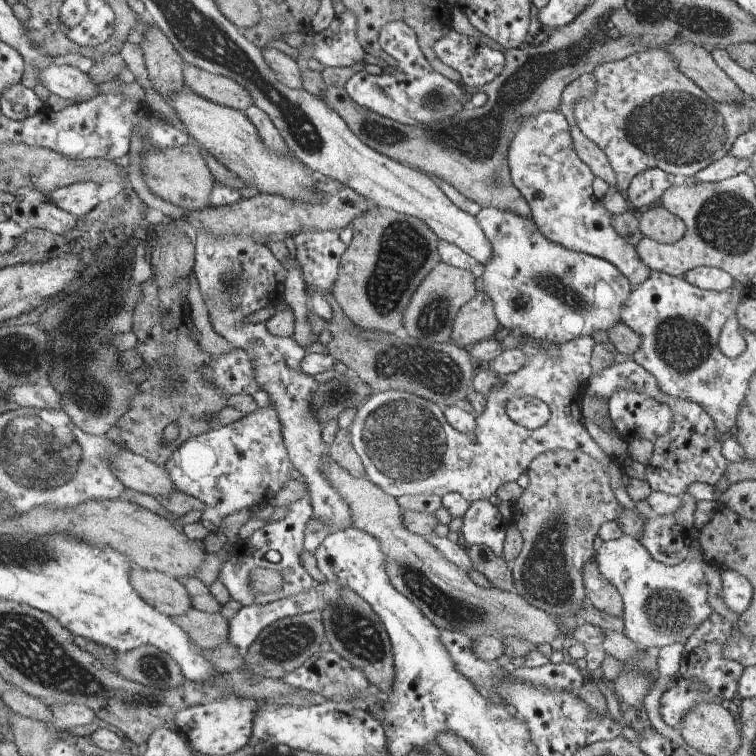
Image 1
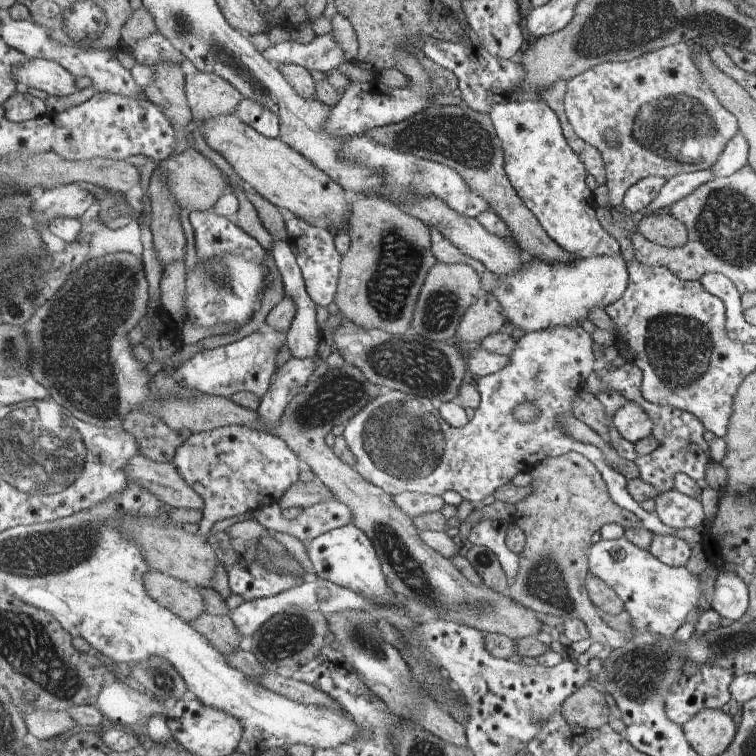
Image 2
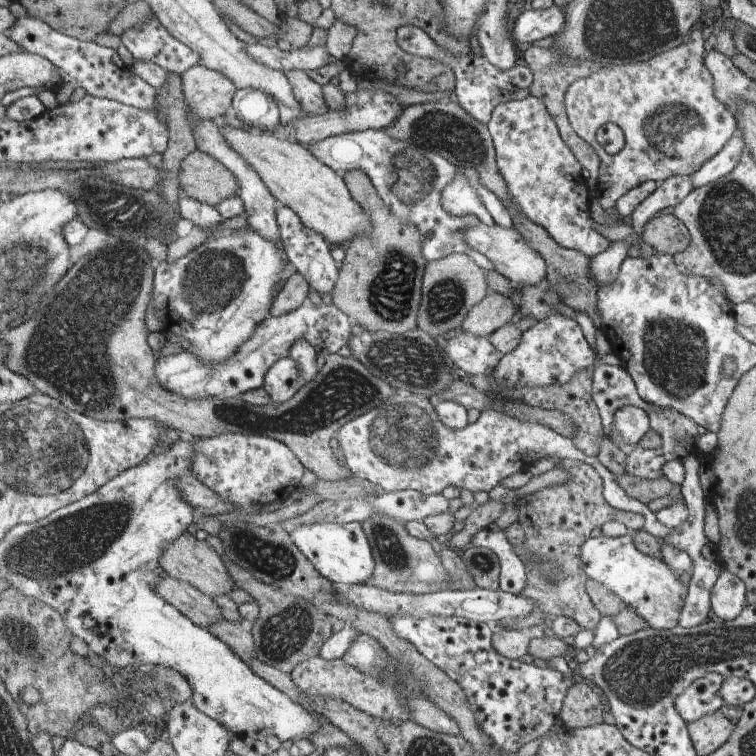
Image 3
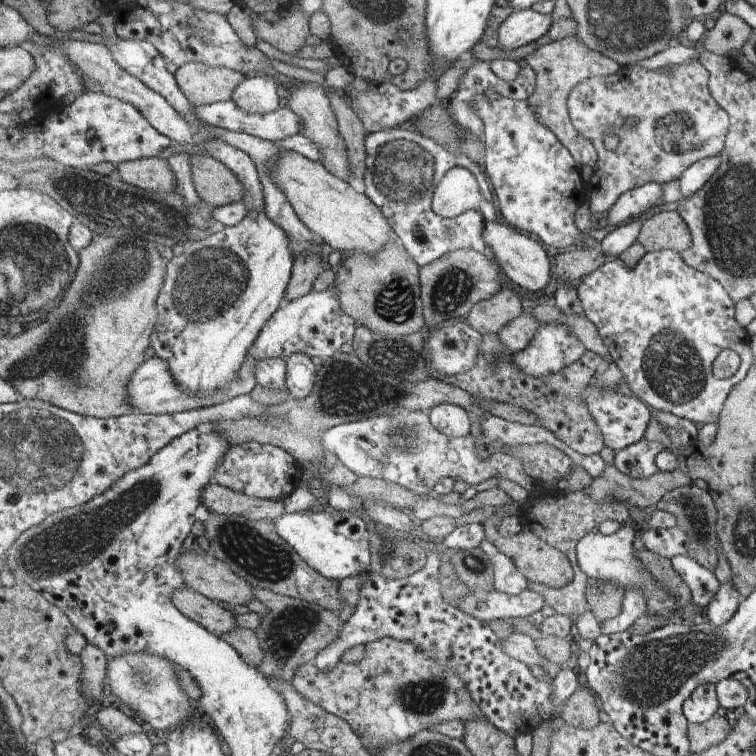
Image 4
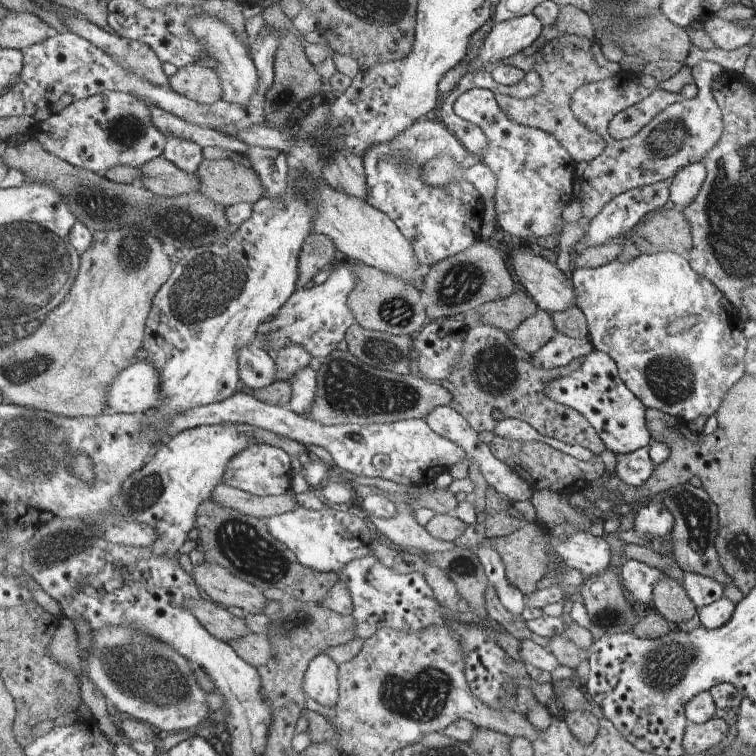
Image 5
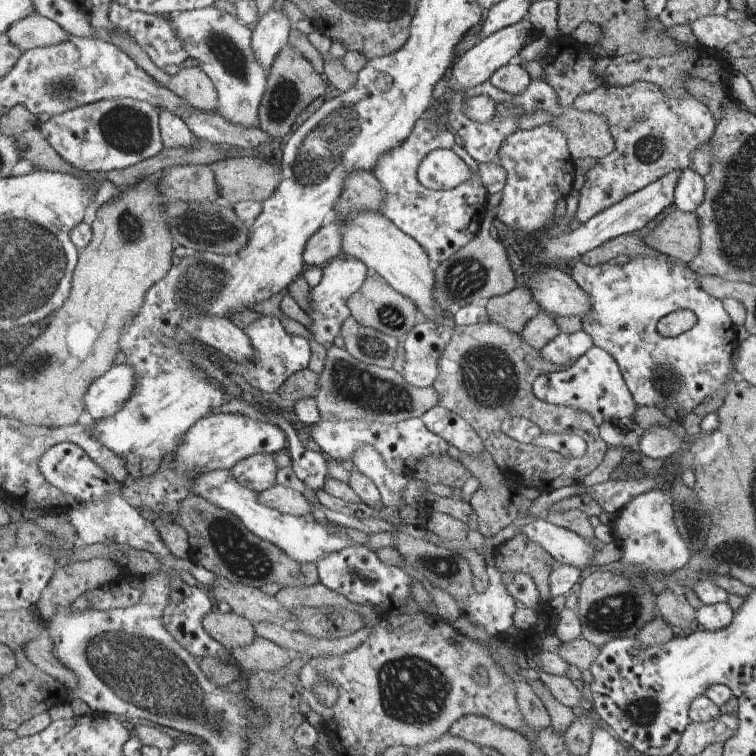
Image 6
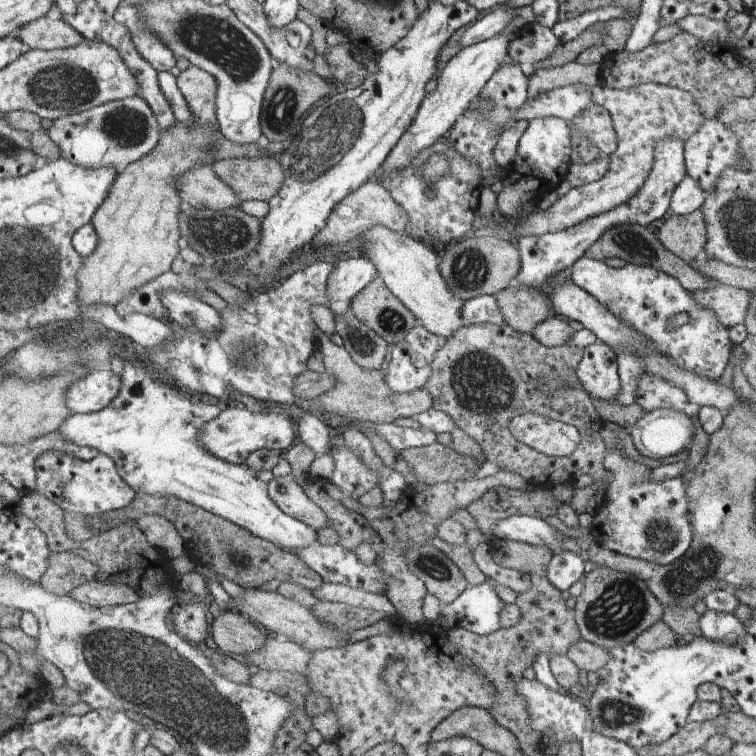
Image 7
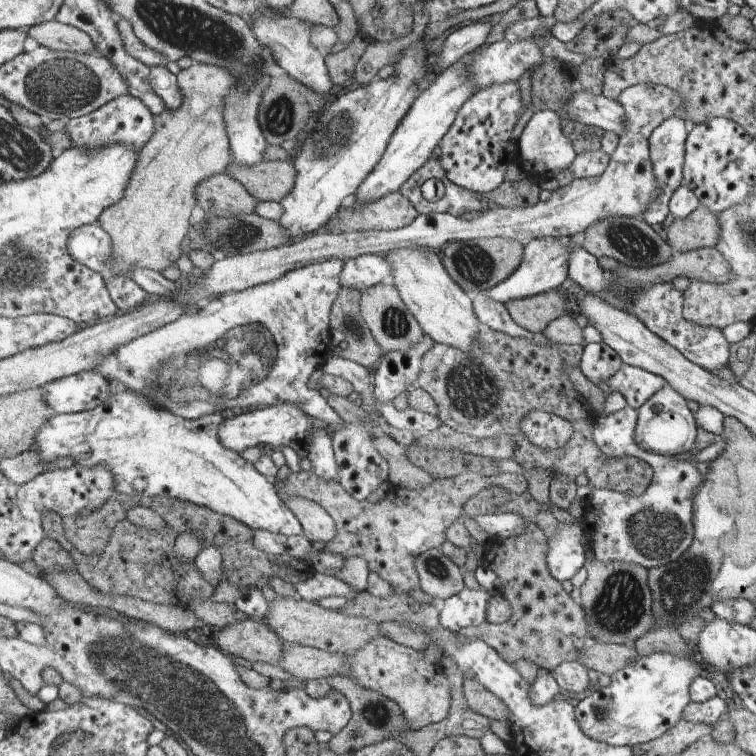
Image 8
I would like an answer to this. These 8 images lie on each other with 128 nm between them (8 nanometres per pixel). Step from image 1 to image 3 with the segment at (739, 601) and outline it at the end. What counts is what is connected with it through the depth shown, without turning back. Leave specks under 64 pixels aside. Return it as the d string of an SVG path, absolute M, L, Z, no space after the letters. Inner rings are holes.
M721 569L710 590L710 612L723 621L733 620L747 604L746 592L737 575Z

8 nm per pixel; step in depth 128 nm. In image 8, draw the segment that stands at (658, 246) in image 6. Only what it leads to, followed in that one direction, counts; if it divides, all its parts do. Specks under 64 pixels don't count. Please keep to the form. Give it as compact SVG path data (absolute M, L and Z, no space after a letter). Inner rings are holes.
M706 208L694 209L686 218L675 219L667 229L672 252L687 253L715 247L720 238L720 220Z

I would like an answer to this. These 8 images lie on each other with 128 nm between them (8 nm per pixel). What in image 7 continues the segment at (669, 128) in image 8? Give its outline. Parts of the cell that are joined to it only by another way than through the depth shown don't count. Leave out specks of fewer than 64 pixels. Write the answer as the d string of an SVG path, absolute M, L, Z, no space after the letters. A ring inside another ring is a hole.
M669 136L665 140L659 140L655 144L655 150L653 150L653 166L651 166L648 181L644 184L644 188L637 192L633 198L629 198L625 204L621 204L621 206L617 206L617 208L605 214L588 218L585 222L581 222L580 225L561 232L521 238L518 245L520 247L522 267L521 272L515 278L516 288L523 286L541 288L553 276L557 276L559 272L571 268L581 257L585 256L585 252L599 241L607 230L611 230L615 226L638 224L645 227L649 226L653 220L659 220L669 208L671 193L686 175L683 146L683 137Z

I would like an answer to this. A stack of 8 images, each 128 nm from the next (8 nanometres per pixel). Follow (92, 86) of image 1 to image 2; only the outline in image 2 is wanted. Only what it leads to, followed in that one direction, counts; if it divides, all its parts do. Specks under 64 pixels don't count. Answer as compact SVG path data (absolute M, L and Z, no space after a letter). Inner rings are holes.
M31 59L13 70L16 82L21 88L32 87L48 95L69 96L77 90L74 81L77 76L68 72L59 62L48 59Z

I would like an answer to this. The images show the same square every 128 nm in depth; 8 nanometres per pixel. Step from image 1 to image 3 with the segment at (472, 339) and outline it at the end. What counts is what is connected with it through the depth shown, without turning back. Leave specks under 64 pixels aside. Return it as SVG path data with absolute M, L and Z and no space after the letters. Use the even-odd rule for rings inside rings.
M493 291L488 293L483 302L473 306L461 327L465 332L475 336L489 337L490 334L514 320L516 314L515 299L507 294Z

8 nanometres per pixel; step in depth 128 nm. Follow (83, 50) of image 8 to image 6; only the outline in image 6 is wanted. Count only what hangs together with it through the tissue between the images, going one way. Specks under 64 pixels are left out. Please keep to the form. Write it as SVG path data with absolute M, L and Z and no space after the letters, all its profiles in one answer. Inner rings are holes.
M40 13L33 14L19 23L13 24L6 36L25 51L35 48L49 48L65 43L71 36L61 24Z

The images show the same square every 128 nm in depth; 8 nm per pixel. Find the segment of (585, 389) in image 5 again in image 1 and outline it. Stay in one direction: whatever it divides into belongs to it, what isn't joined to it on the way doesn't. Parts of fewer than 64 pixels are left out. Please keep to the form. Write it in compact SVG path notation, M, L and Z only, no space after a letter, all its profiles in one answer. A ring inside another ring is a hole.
M622 391L609 401L611 420L620 438L630 443L648 439L651 443L667 434L671 424L668 407L635 391Z

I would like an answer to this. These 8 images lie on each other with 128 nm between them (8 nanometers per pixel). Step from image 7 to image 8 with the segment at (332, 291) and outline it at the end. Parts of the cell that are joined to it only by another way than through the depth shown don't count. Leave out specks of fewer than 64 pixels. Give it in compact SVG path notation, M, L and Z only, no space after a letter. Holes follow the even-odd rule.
M362 255L344 264L342 288L352 287L365 292L376 285L392 283L393 276L394 267L387 256Z

